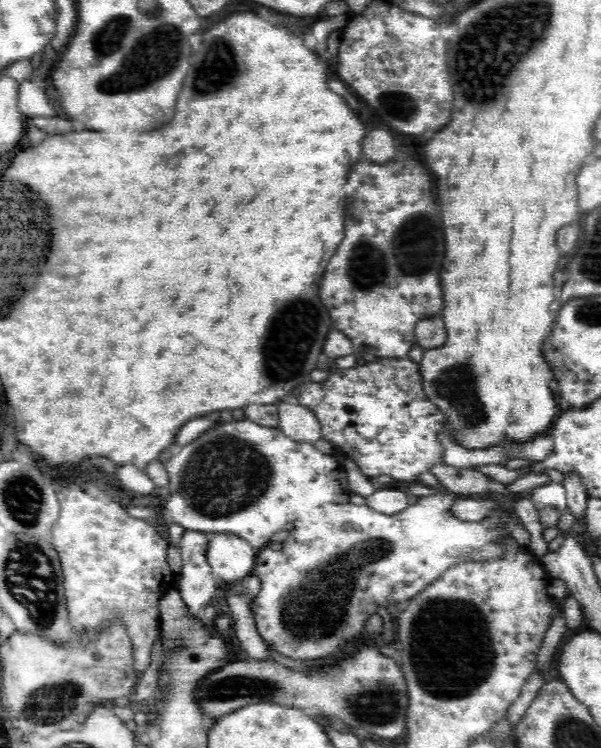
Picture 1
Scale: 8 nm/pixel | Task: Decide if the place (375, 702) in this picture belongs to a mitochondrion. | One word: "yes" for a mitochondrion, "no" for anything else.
yes

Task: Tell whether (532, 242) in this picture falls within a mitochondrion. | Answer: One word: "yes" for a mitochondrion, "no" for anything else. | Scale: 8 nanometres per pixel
no

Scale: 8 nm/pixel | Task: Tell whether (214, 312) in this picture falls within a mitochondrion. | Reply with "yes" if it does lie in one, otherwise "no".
no

